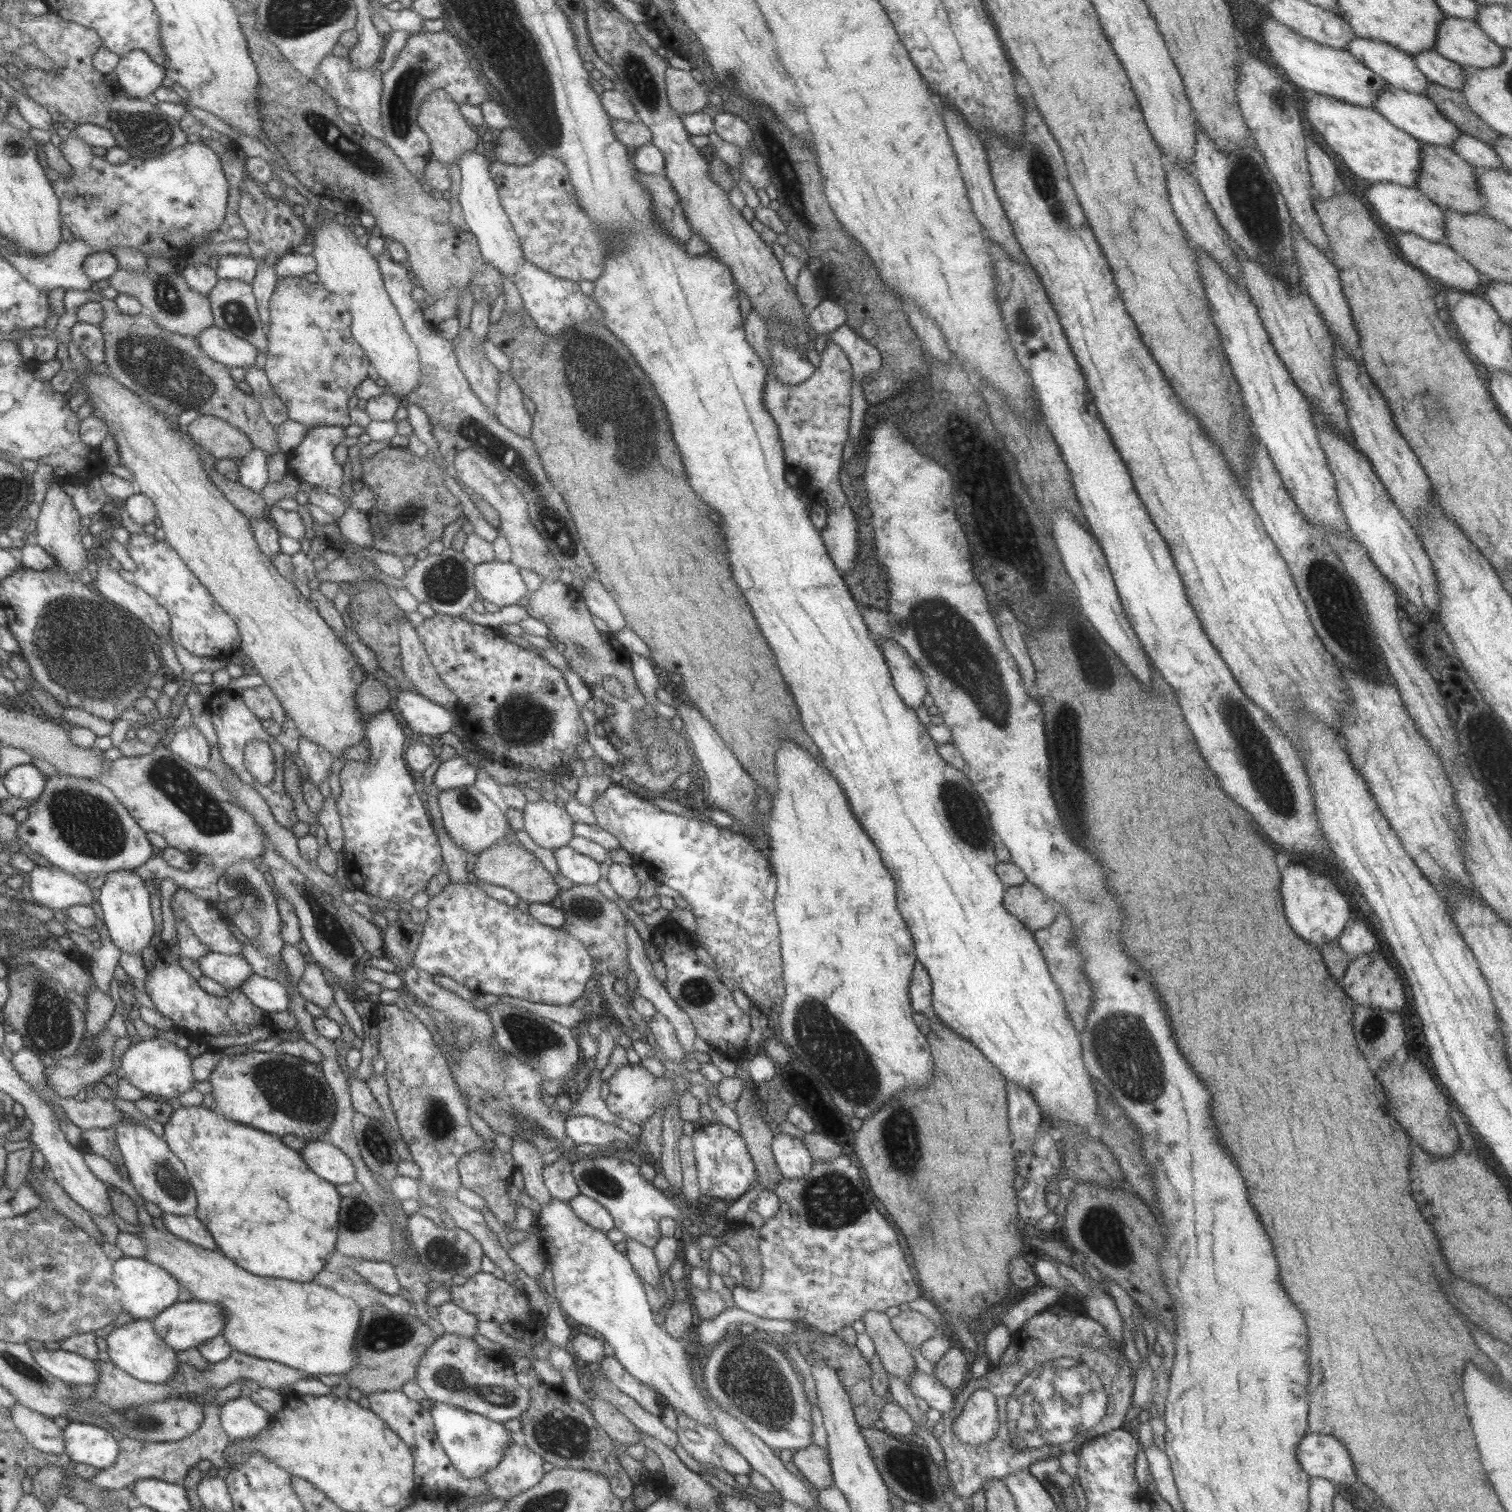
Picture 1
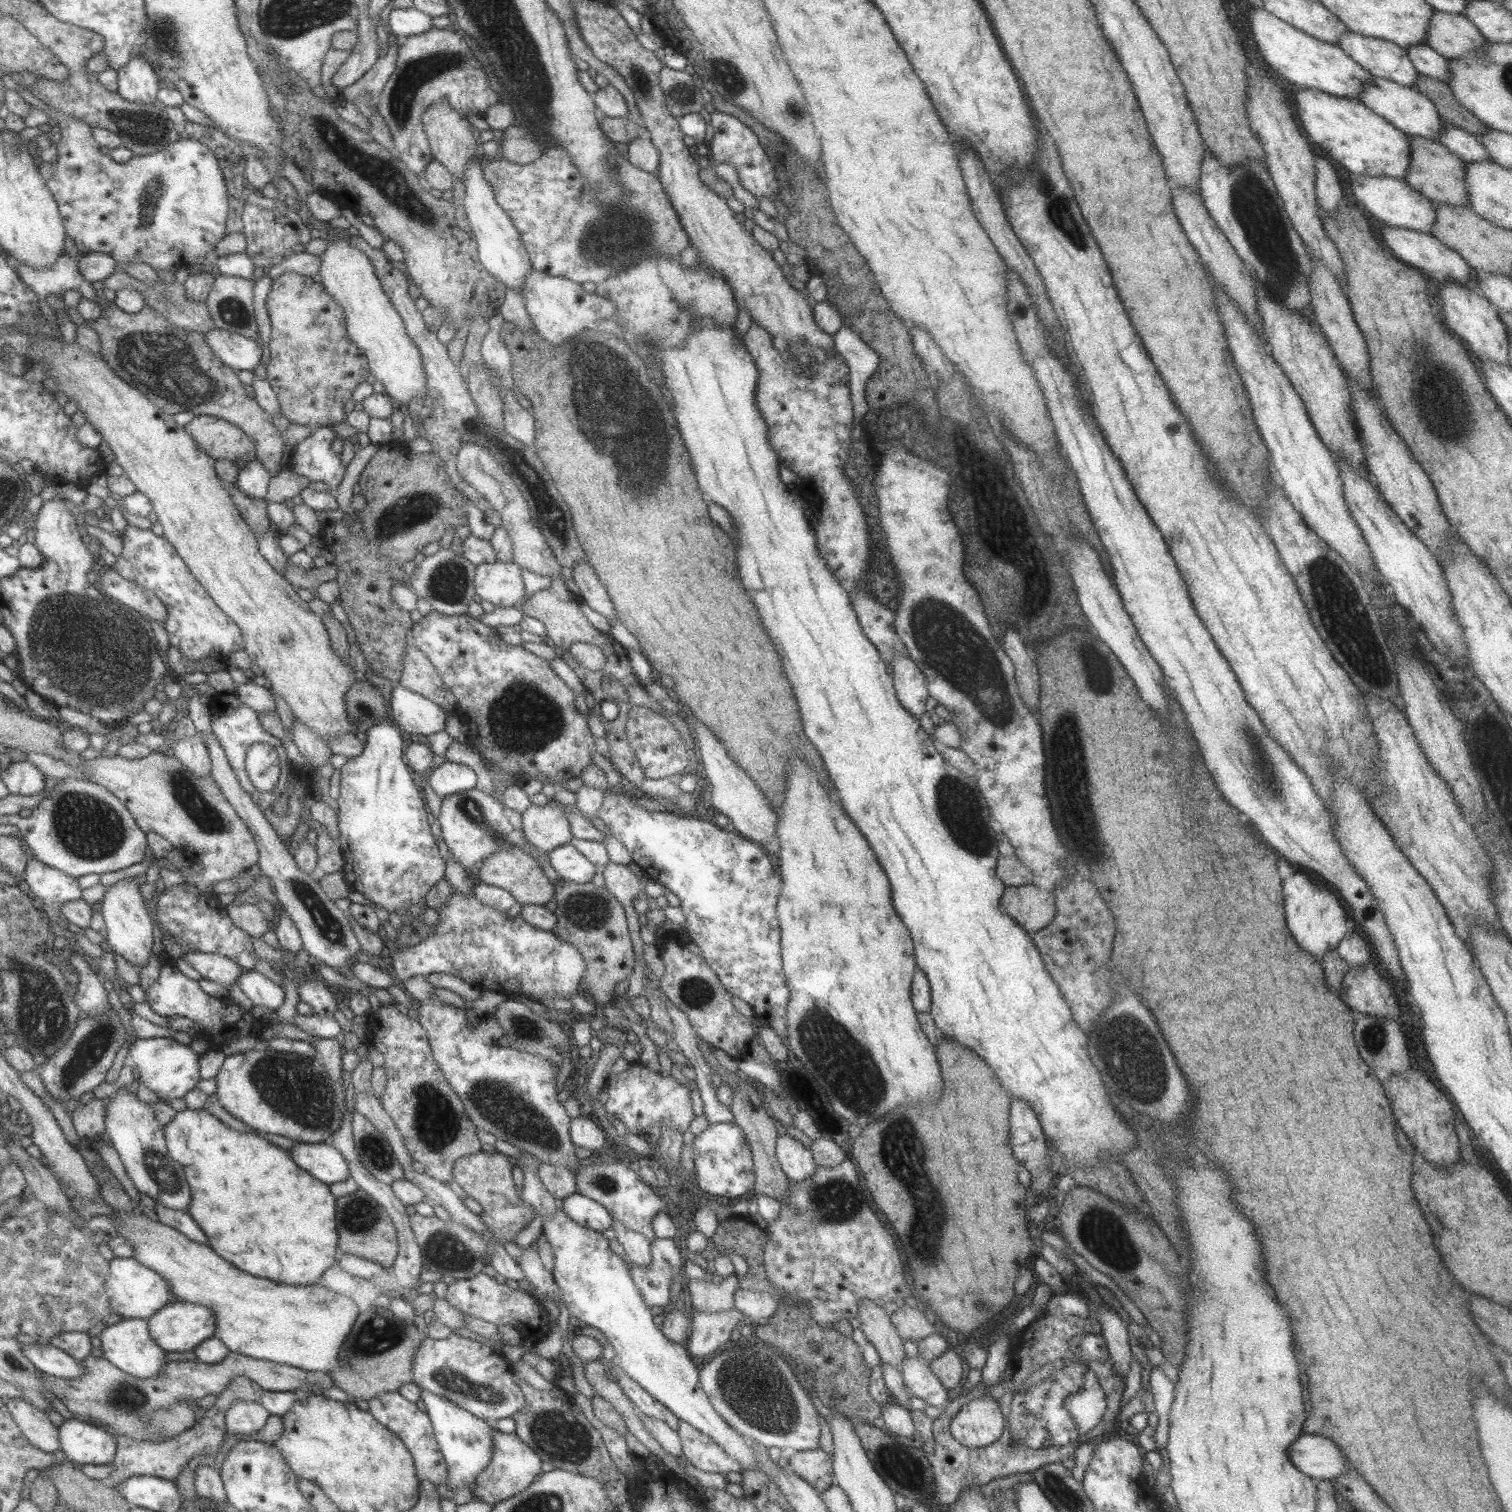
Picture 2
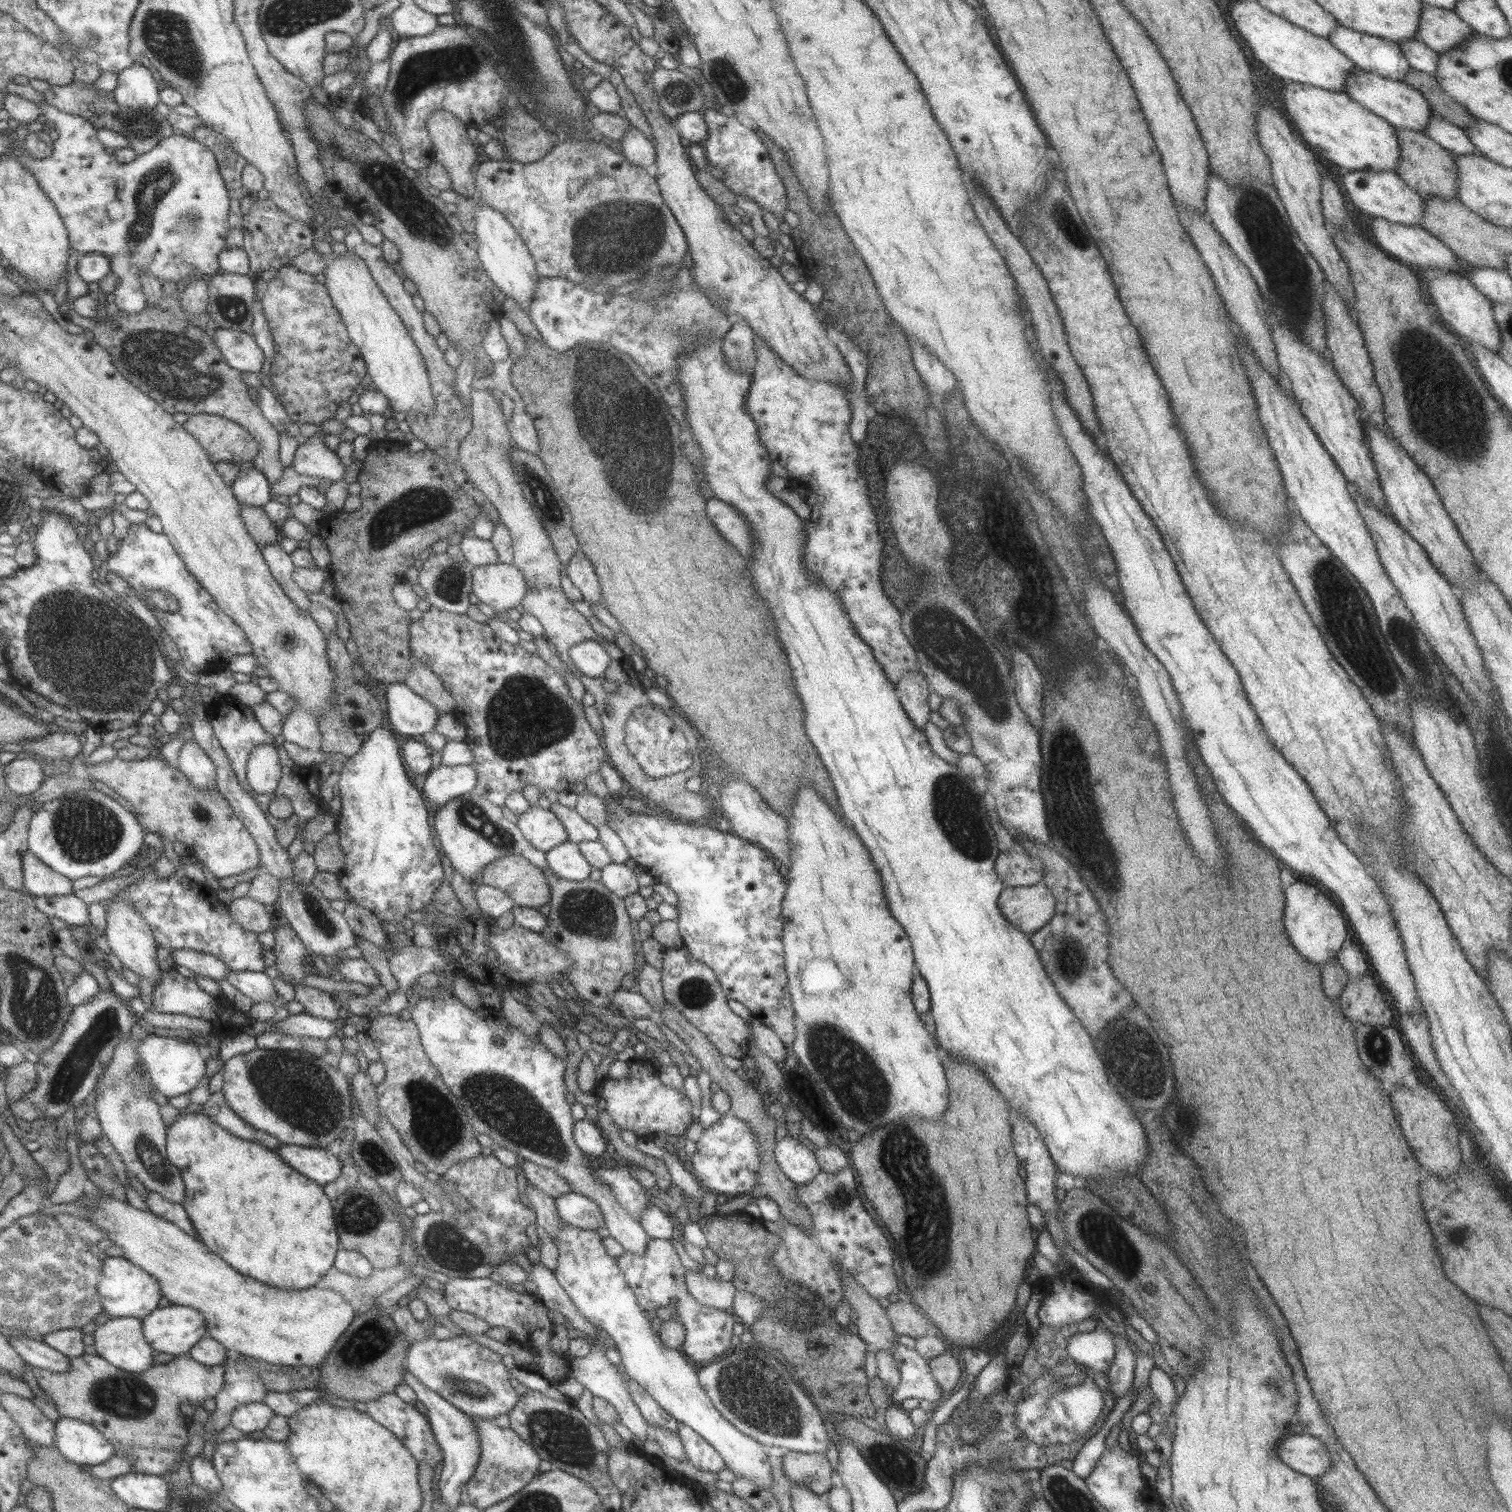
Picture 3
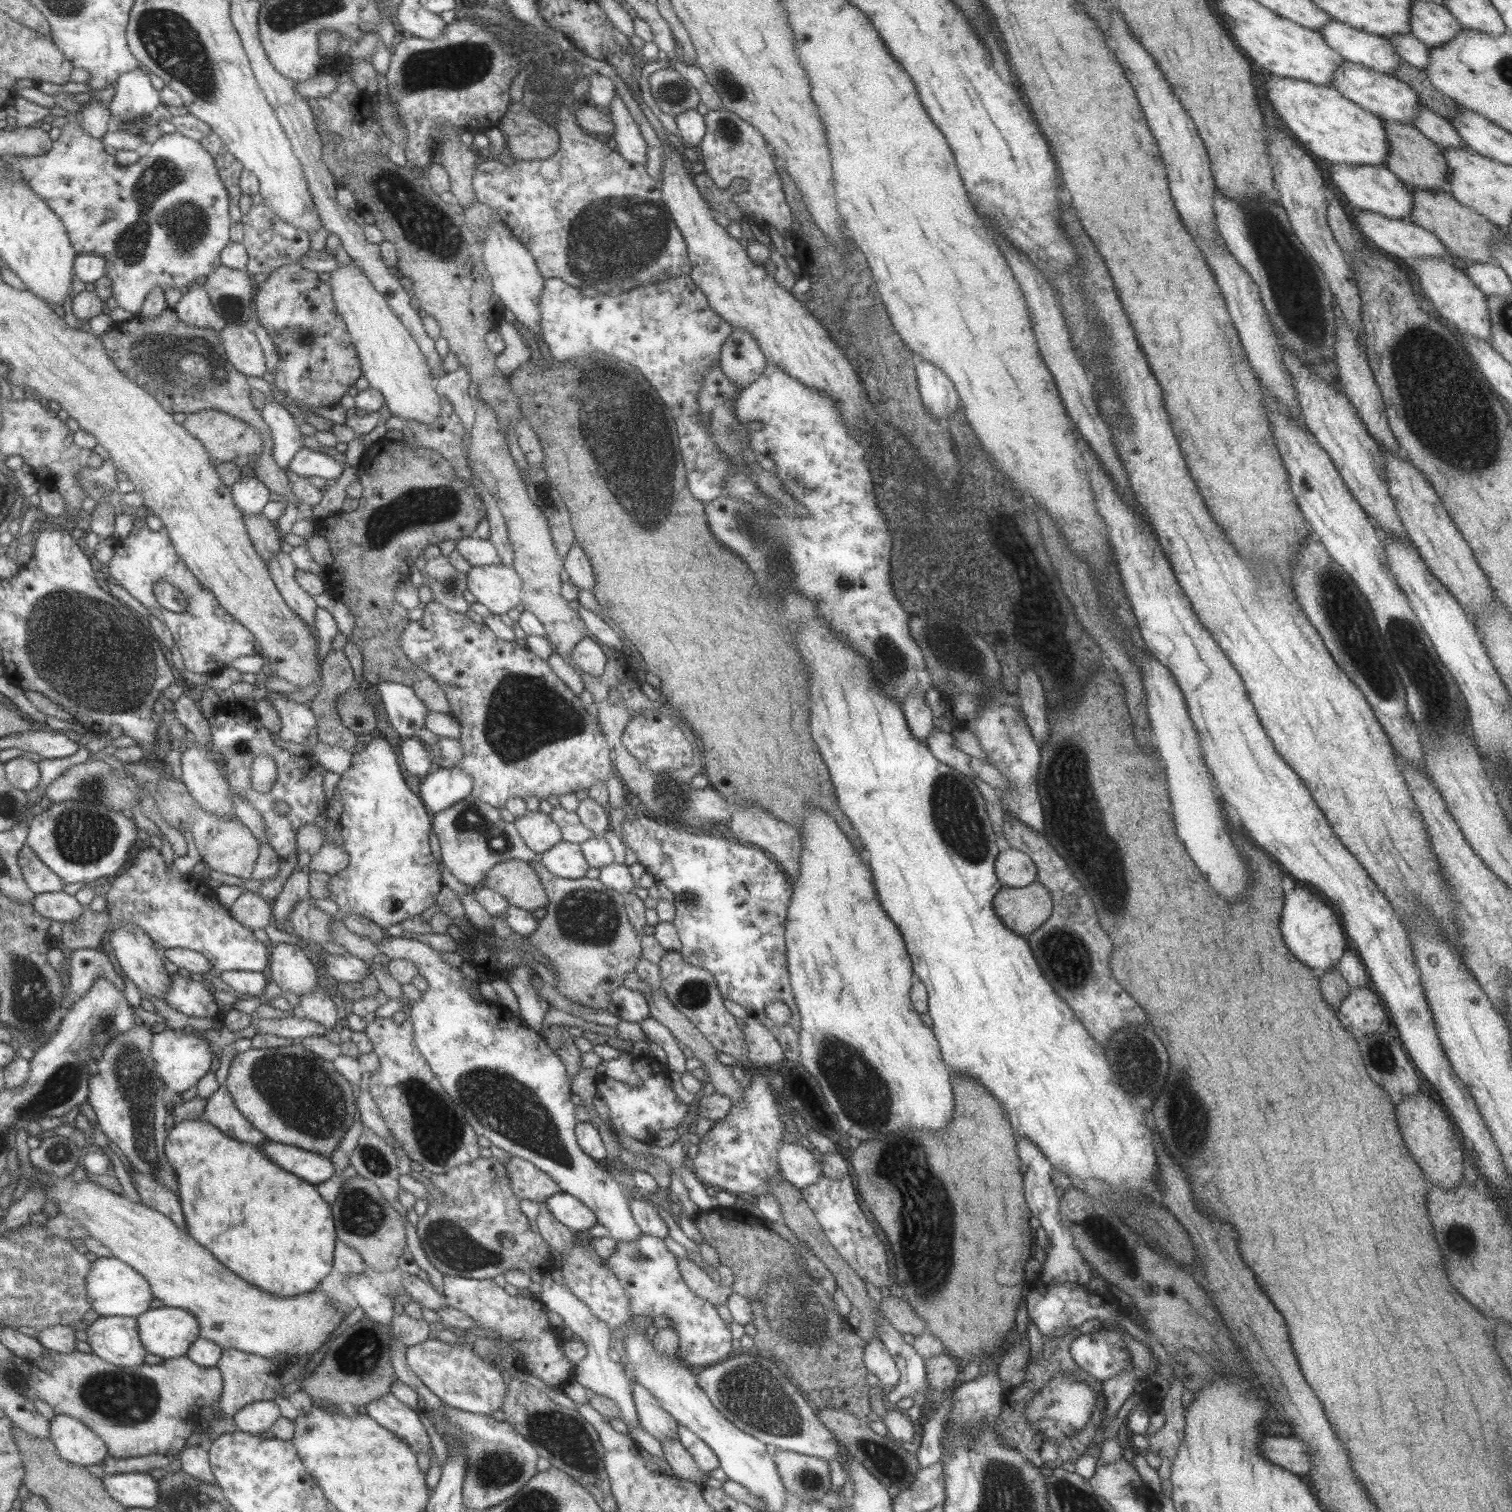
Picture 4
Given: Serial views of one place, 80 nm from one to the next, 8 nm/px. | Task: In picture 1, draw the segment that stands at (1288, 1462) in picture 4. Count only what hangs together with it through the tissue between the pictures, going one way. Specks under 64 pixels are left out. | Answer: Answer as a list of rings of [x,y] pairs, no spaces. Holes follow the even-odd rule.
[[[1307,1433],[1296,1444],[1295,1458],[1310,1477],[1324,1478],[1334,1484],[1353,1485],[1357,1476],[1348,1450],[1334,1437]]]

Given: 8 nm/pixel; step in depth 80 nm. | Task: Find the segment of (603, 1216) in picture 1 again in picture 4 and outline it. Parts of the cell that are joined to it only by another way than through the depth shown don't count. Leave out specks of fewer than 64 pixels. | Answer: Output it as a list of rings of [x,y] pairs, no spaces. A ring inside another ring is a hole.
[[[557,1192],[544,1202],[553,1218],[572,1232],[585,1232],[595,1224],[599,1224],[593,1212],[569,1194]]]

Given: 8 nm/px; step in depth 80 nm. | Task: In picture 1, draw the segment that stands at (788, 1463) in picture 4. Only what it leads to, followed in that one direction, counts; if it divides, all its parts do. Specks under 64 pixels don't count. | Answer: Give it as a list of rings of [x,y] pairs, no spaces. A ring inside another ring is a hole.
[[[811,1444],[794,1450],[790,1461],[815,1490],[833,1485],[827,1449]]]

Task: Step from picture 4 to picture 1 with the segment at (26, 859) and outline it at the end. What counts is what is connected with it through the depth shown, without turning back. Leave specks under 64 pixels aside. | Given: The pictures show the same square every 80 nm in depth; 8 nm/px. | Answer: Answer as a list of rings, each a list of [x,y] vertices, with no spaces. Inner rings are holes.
[[[35,865],[29,875],[32,896],[41,906],[64,912],[75,904],[90,905],[95,901],[92,888],[63,869]]]

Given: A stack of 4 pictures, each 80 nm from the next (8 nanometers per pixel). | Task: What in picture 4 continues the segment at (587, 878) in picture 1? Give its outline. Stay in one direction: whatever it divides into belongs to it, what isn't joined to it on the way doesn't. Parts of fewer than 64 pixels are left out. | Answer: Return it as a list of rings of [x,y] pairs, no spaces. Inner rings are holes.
[[[559,841],[545,852],[537,854],[541,864],[559,878],[576,879],[585,877],[589,868],[582,855],[580,844]]]

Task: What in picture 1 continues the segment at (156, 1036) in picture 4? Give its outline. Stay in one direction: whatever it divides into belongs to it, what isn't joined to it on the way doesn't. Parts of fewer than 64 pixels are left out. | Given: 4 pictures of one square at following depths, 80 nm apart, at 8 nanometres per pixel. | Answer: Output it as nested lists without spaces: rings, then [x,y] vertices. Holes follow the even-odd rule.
[[[153,1037],[130,1044],[120,1056],[121,1069],[119,1073],[129,1084],[151,1094],[154,1099],[169,1101],[177,1099],[180,1094],[194,1086],[196,1080],[191,1073],[192,1057],[185,1049],[179,1048],[174,1042]]]

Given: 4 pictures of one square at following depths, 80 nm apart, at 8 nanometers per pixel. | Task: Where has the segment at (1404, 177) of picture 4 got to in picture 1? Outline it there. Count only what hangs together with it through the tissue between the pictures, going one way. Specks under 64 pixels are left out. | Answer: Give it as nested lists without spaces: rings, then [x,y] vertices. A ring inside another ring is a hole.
[[[1422,142],[1420,144],[1420,167],[1414,186],[1421,194],[1443,211],[1455,210],[1461,214],[1479,214],[1483,199],[1476,186],[1476,168],[1465,162],[1452,148]]]

